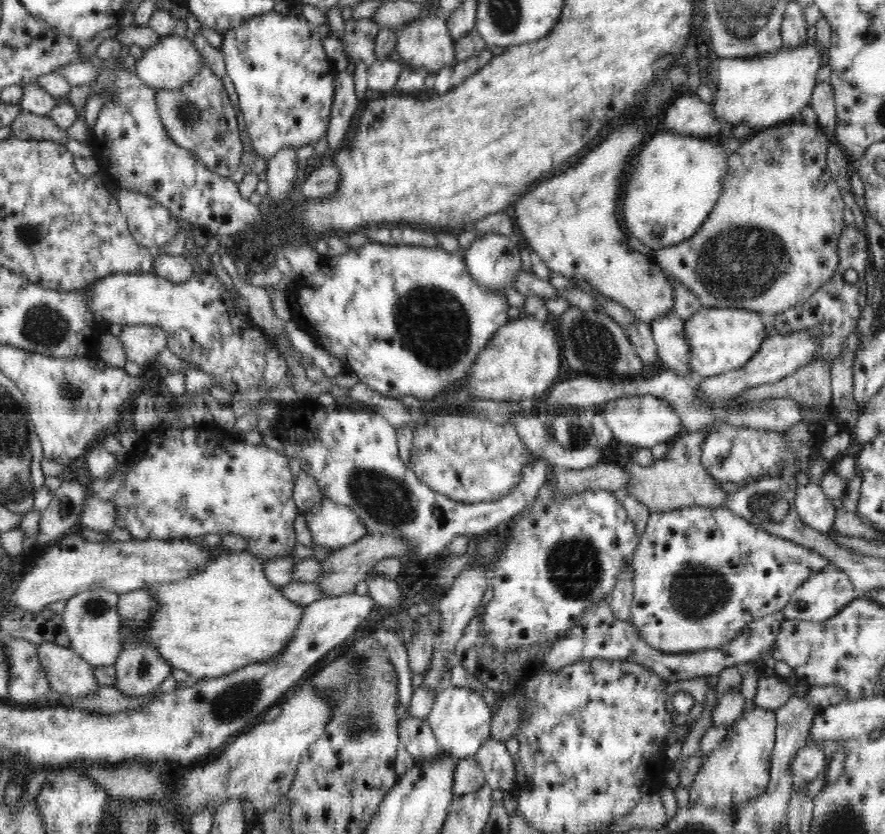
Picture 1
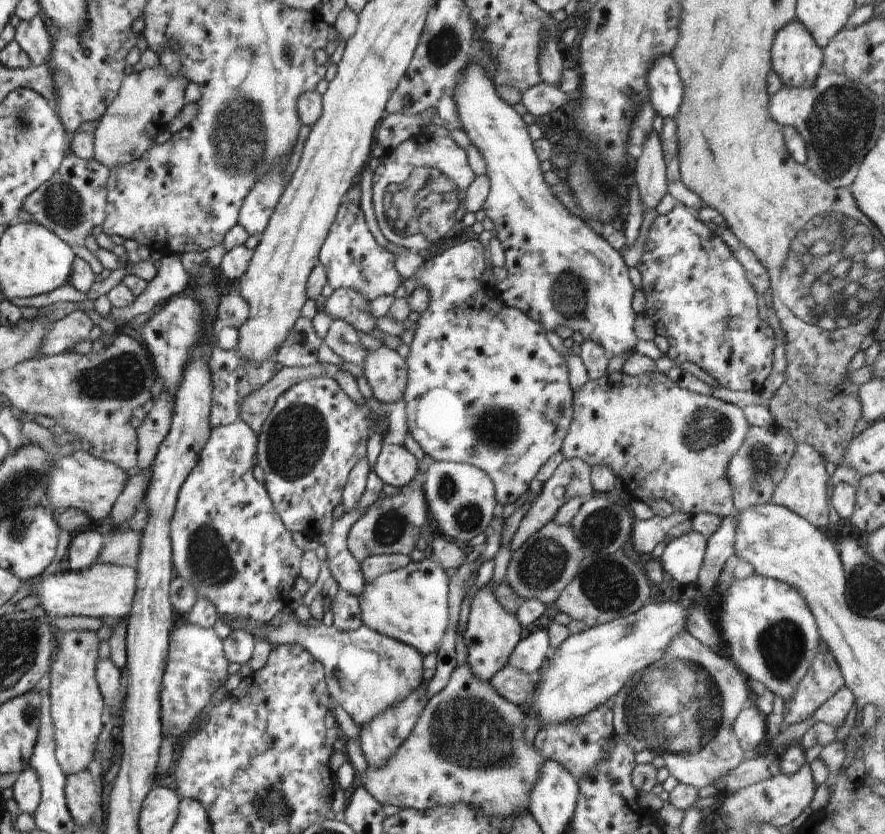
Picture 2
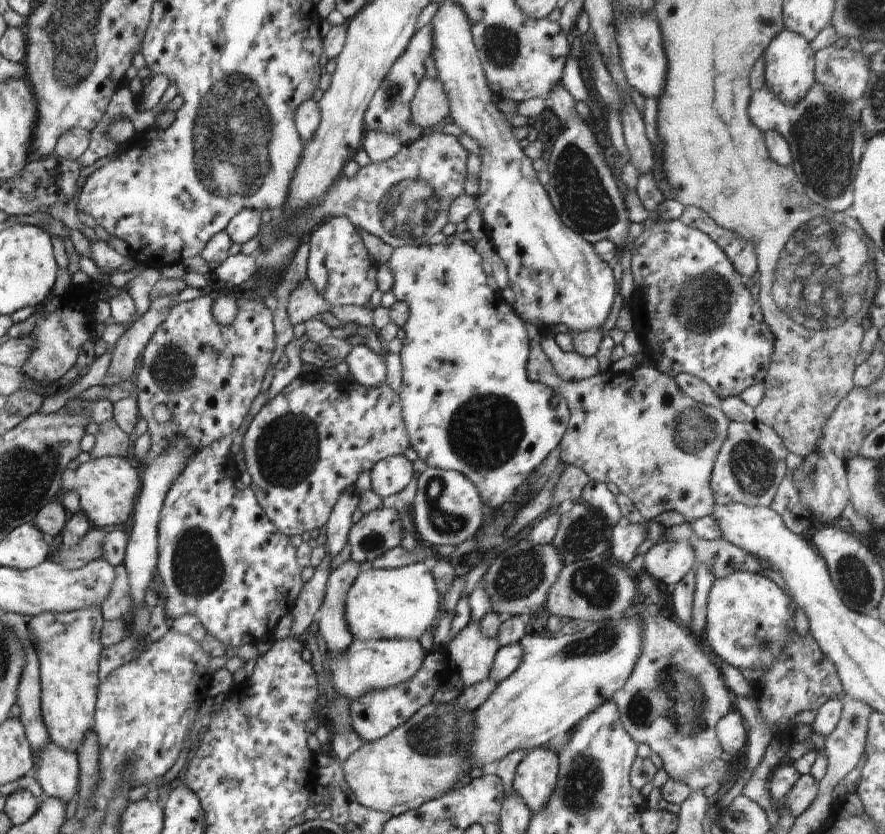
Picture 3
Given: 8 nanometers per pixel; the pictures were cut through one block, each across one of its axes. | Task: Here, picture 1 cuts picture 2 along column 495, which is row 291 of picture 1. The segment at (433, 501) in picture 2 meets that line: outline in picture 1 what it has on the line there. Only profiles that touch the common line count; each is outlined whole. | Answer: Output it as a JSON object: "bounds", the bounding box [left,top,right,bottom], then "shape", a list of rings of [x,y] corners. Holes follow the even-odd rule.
{"bounds":[466,232,522,294],"shape":[[[495,232],[478,237],[466,252],[468,274],[483,288],[505,294],[522,270],[517,241]]]}

